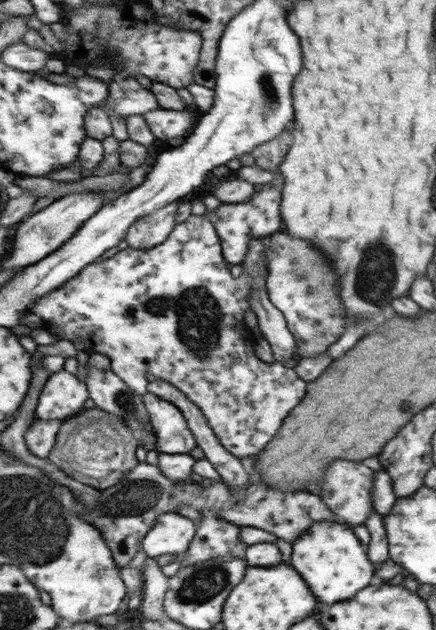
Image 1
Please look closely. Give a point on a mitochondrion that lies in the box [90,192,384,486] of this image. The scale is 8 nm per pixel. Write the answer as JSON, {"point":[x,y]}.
{"point":[198,319]}

